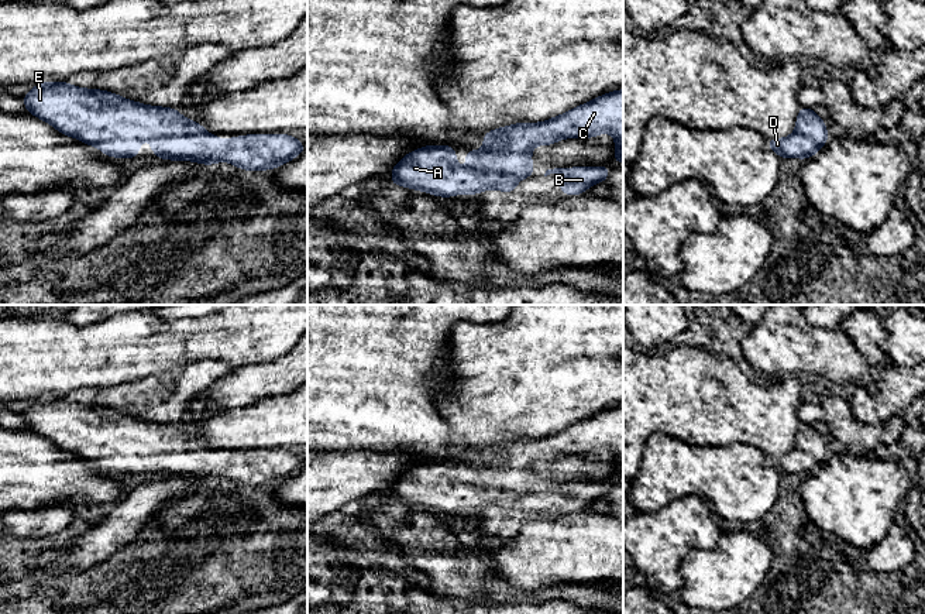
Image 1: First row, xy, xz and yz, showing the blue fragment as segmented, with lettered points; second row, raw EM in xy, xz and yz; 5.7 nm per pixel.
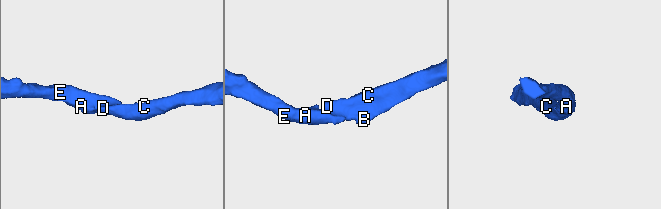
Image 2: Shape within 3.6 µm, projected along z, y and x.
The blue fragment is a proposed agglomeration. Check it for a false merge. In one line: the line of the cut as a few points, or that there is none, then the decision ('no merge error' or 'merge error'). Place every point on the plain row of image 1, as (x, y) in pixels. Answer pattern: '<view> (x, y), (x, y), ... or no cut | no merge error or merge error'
no cut | no merge error

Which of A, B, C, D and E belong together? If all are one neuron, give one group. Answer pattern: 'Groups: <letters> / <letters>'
Groups: A B C D E

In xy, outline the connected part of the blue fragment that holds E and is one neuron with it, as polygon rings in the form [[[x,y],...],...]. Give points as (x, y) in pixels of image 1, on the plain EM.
[[[44,398],[21,414],[28,431],[51,440],[63,452],[102,466],[107,473],[134,474],[140,459],[151,456],[151,467],[158,476],[195,477],[213,481],[220,477],[233,480],[243,487],[269,487],[300,471],[305,463],[289,450],[248,450],[220,457],[217,450],[176,428],[175,423],[148,422],[121,414],[113,408],[83,405],[61,398]]]

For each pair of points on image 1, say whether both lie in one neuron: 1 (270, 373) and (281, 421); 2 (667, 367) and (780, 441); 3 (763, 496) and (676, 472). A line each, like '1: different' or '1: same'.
1: different
2: same
3: same

